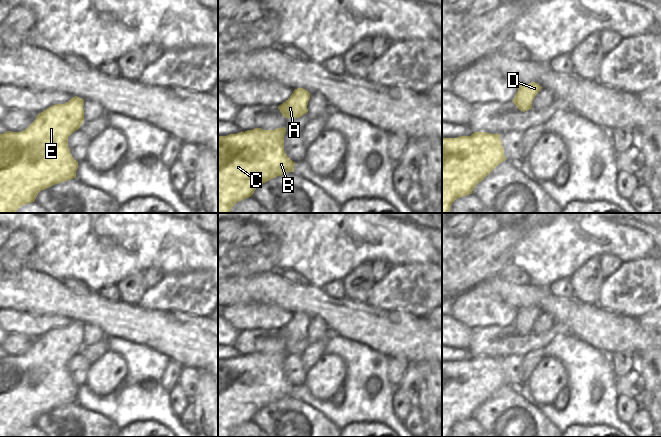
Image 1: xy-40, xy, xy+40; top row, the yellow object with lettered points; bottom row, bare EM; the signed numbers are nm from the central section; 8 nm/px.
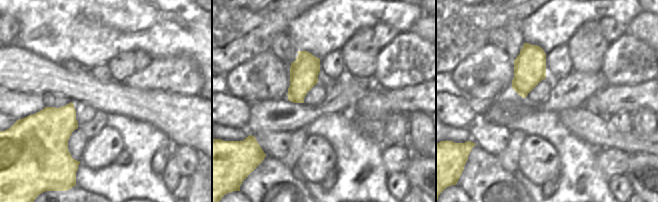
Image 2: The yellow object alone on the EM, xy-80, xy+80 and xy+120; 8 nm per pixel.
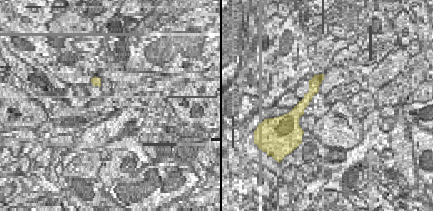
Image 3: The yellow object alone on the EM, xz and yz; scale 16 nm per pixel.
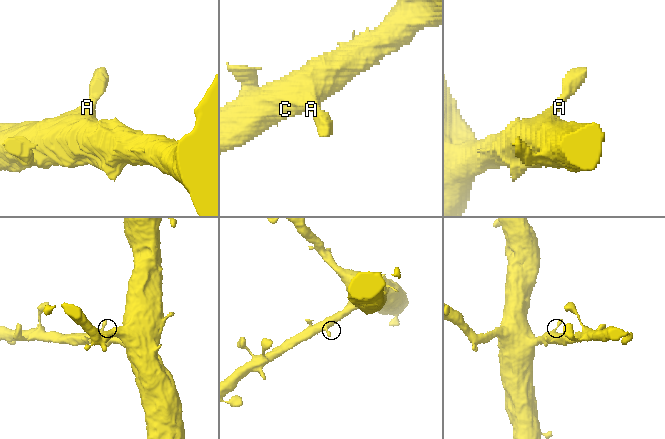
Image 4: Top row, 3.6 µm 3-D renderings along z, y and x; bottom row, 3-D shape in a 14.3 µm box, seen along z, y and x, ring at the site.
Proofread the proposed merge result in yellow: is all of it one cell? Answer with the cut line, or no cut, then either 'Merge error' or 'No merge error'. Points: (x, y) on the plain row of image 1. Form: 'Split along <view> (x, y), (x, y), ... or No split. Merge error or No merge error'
No split. No merge error.

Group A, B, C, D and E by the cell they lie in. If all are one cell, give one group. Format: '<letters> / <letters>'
A B C D E

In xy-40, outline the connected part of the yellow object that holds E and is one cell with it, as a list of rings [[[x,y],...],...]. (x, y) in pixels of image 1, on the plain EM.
[[[75,320],[65,328],[55,328],[39,337],[23,355],[0,358],[0,437],[15,437],[21,430],[34,426],[38,417],[55,408],[76,402],[78,386],[68,371],[68,361],[84,346],[84,324]]]

